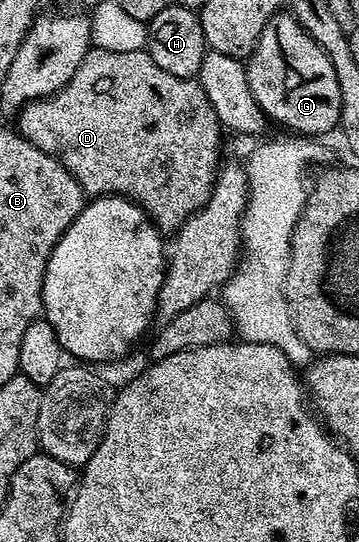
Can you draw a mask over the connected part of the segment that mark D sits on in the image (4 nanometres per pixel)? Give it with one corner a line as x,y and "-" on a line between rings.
91,47
76,74
60,91
26,104
16,119
17,131
25,140
44,150
44,154
56,156
87,197
124,196
134,201
163,234
177,233
189,216
206,205
223,159
224,129
202,85
197,79
176,78
176,74
160,70
144,50
113,52

